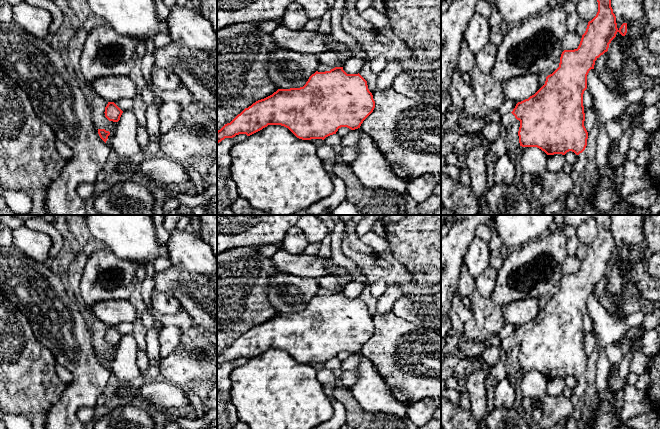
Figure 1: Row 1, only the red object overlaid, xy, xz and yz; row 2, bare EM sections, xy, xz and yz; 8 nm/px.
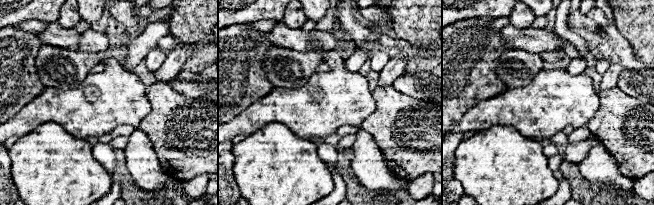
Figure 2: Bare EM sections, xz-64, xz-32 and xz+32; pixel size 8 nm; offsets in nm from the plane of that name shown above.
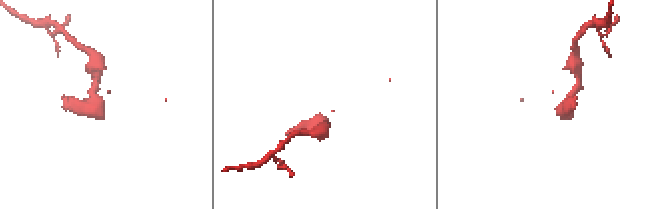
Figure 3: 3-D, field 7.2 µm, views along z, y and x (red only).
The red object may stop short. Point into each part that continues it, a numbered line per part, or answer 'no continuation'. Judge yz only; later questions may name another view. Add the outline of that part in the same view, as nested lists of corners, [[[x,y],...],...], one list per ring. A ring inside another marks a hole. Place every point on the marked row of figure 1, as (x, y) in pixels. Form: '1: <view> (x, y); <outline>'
1: yz (498, 148); [[[512,113],[502,115],[501,117],[500,135],[492,144],[490,144],[490,151],[497,158],[507,153],[507,146],[506,146],[507,133],[511,128],[512,124],[515,122],[515,120],[516,118]]]

